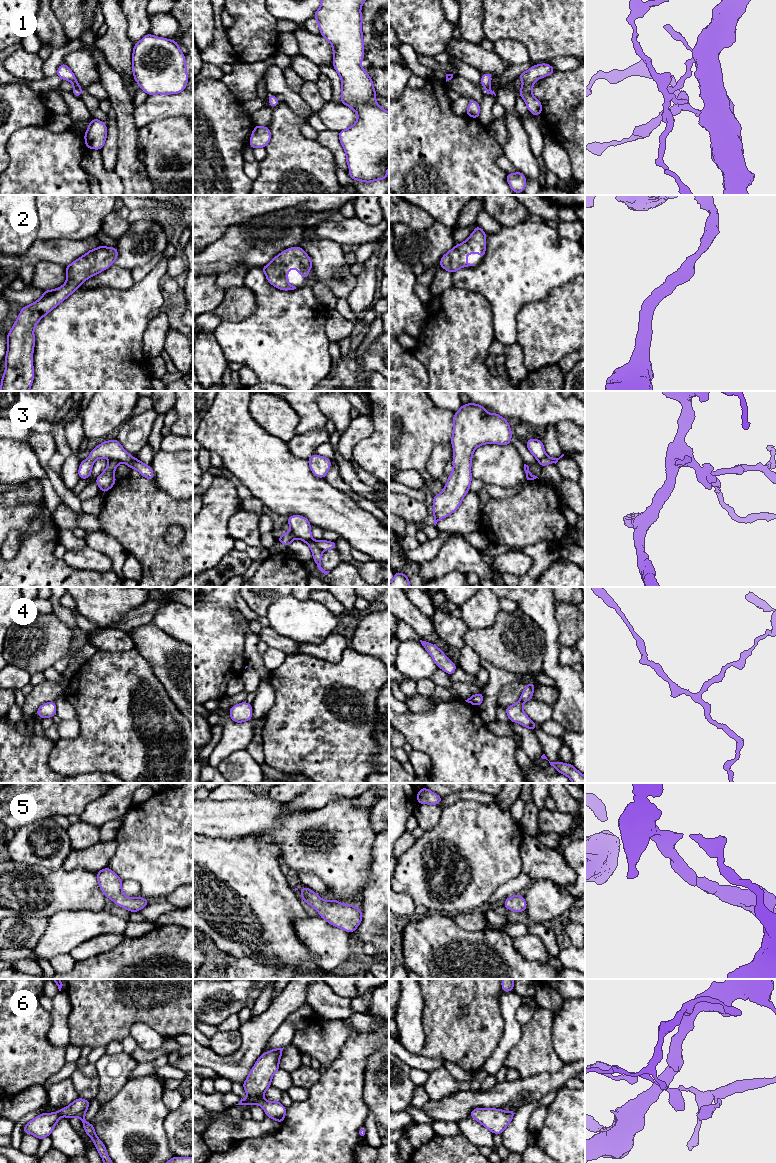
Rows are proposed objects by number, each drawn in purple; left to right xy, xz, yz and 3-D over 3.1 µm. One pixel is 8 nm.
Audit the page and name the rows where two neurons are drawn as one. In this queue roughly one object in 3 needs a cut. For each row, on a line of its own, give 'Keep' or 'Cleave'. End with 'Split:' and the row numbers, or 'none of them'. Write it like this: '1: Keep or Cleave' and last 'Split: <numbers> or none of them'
1: Keep
2: Keep
3: Keep
4: Keep
5: Keep
6: Cleave
Split: 6

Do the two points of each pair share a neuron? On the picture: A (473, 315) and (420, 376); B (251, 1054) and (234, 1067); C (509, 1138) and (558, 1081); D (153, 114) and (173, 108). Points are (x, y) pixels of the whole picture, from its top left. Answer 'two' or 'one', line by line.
A: two
B: one
C: two
D: one

